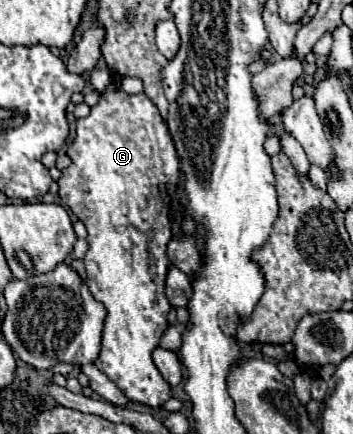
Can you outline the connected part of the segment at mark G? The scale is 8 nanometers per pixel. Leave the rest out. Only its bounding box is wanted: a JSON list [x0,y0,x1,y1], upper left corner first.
[58,71,180,407]

